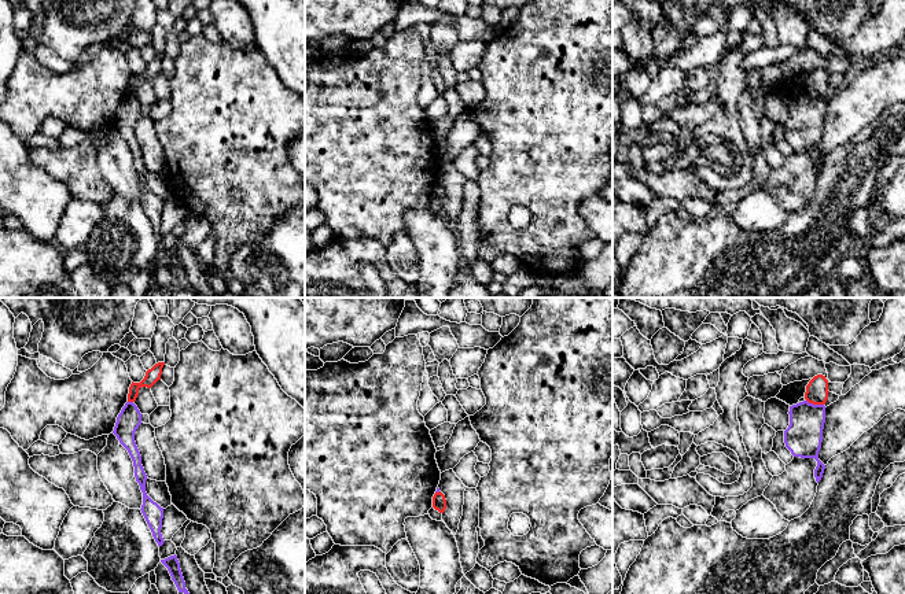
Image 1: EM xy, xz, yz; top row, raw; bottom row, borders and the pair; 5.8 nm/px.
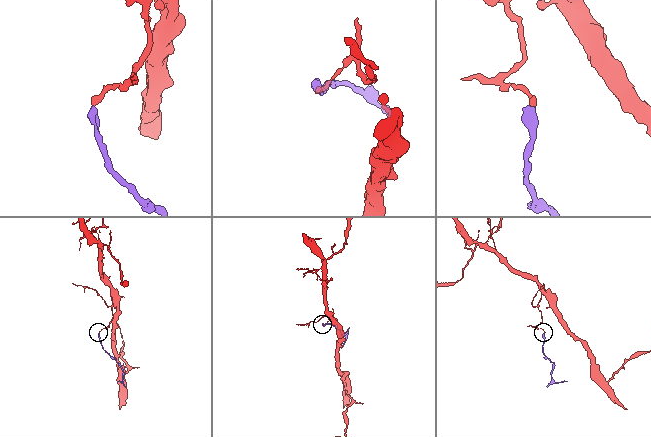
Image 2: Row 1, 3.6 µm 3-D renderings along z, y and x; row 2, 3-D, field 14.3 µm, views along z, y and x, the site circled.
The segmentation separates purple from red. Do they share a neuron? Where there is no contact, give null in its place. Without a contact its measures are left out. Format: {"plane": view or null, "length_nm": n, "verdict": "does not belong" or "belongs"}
{"plane": "yz", "length_nm": 110, "verdict": "does not belong"}

